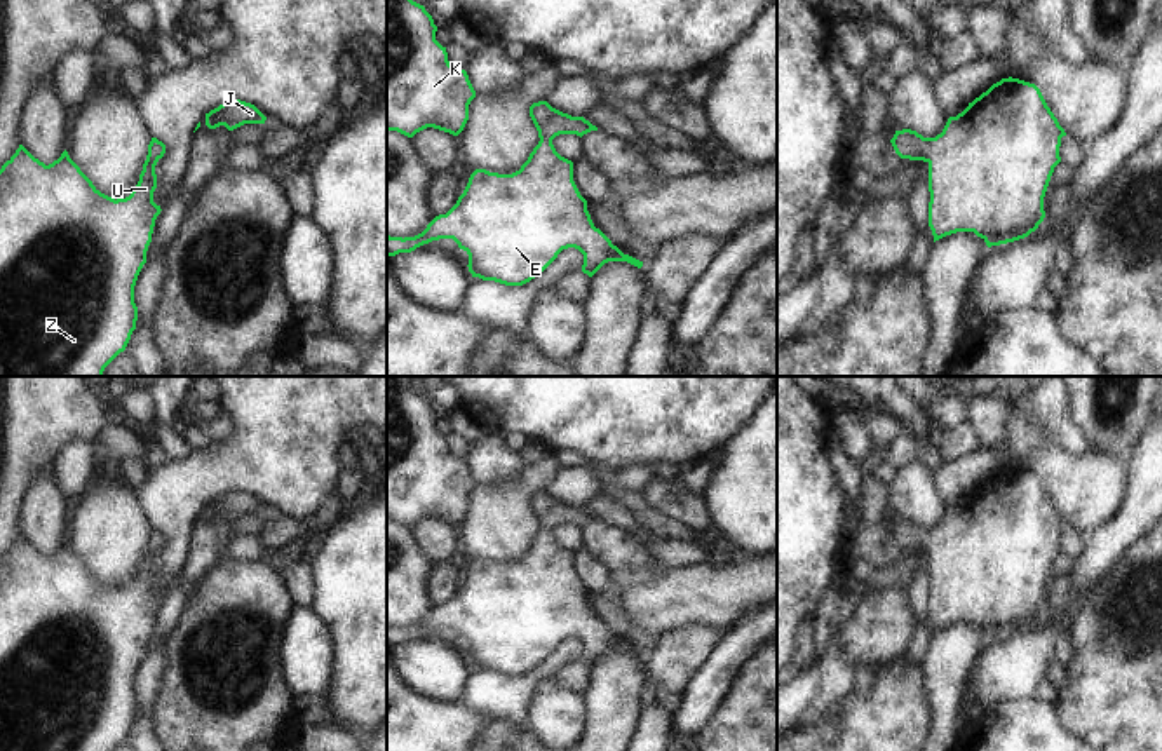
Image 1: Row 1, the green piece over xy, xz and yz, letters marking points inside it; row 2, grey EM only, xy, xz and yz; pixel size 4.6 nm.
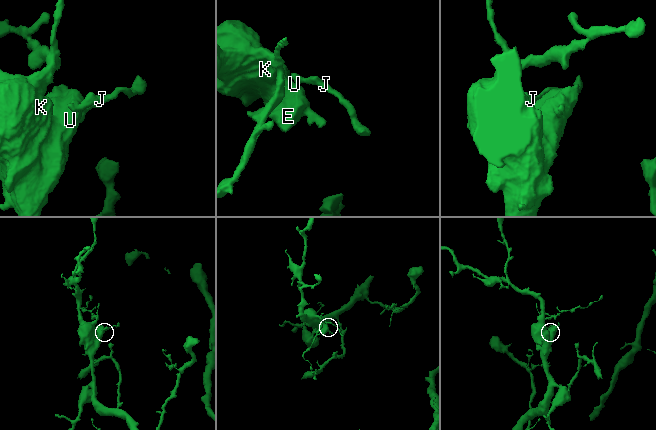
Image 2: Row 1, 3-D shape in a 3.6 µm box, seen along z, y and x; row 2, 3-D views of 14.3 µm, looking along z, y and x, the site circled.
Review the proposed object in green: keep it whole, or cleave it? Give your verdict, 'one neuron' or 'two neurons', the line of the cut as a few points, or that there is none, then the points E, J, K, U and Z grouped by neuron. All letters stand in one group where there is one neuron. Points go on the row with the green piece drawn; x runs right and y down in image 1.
one neuron; no cut; E J K U Z

